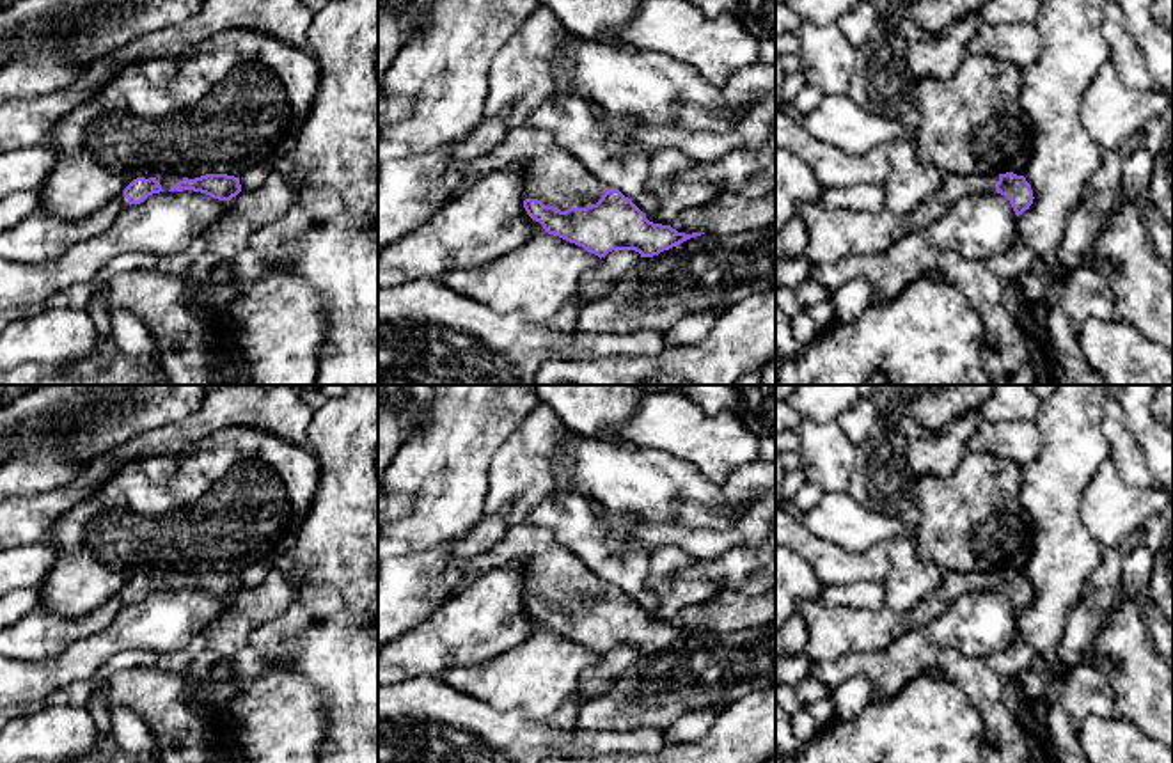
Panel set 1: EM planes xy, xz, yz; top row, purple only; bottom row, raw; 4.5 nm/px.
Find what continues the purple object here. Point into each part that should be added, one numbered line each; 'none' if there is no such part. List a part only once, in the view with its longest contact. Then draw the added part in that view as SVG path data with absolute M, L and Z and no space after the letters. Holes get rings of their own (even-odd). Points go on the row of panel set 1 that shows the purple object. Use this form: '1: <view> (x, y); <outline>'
1: xz (554, 174); M527 124L511 128L497 149L465 167L467 186L513 165L525 170L525 199L561 211L596 204L607 190L550 130Z

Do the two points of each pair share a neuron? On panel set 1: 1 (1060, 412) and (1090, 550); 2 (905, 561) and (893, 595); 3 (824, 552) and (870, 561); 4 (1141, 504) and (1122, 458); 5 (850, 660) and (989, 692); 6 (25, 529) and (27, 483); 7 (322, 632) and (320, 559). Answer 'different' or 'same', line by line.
1: same
2: same
3: same
4: different
5: same
6: different
7: same

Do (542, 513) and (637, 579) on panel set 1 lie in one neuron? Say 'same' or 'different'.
same

